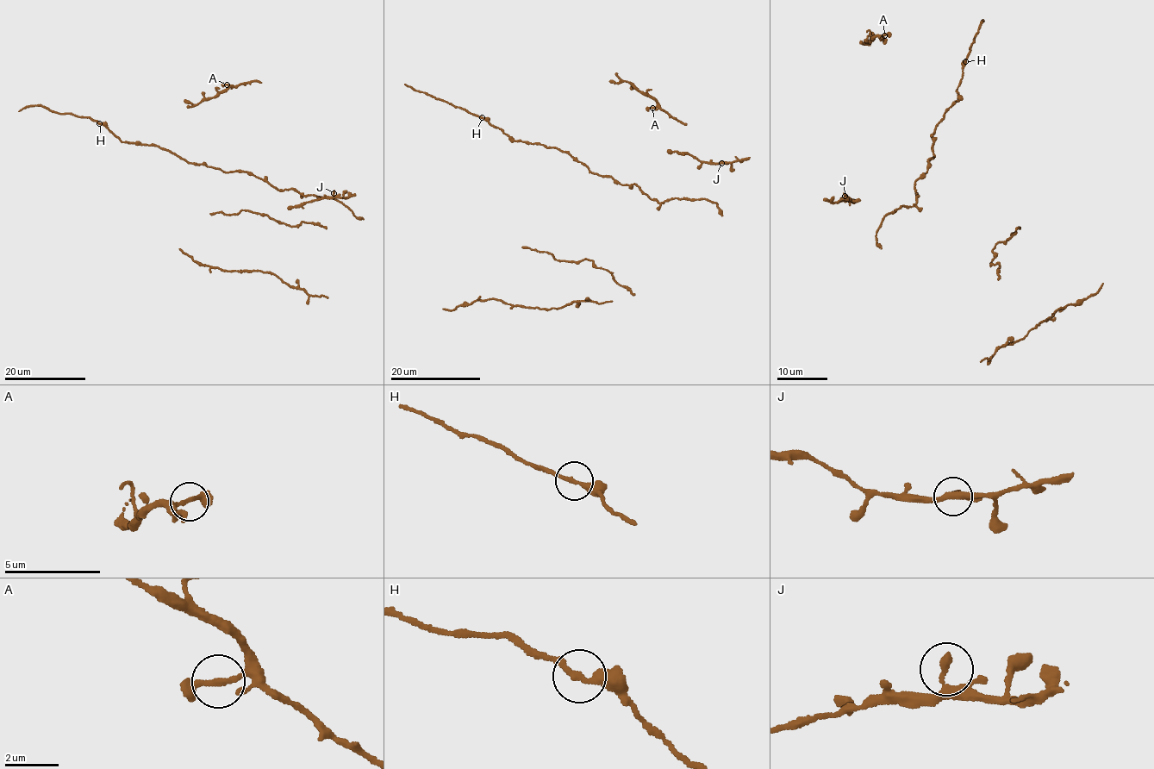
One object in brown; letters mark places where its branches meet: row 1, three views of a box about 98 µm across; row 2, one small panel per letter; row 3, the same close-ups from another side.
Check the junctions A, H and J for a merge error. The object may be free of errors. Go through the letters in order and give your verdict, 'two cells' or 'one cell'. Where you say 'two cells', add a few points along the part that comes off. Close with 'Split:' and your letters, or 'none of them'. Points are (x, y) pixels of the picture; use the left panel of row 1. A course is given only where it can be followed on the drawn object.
A: one cell
H: one cell
J: one cell
Split: none of them

